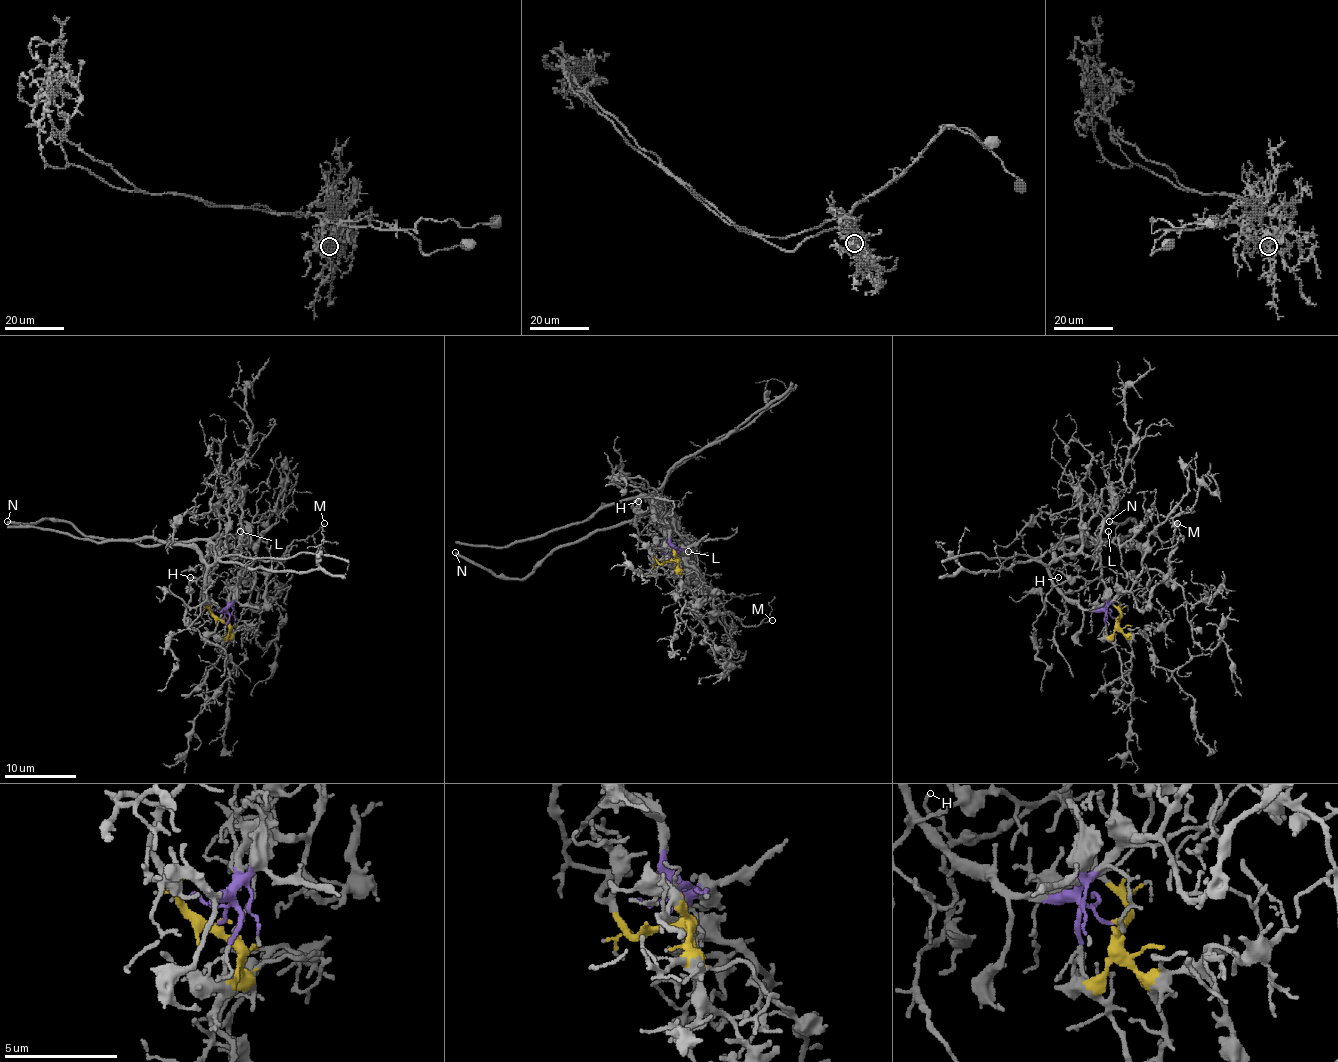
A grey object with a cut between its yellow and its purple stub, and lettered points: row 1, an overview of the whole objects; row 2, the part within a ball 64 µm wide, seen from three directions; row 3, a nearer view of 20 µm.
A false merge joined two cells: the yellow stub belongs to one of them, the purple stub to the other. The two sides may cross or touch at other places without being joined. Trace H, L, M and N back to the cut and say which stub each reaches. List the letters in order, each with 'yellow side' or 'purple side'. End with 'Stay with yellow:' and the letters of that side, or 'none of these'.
H: yellow side
L: purple side
M: purple side
N: yellow side
Stay with yellow: H, N

